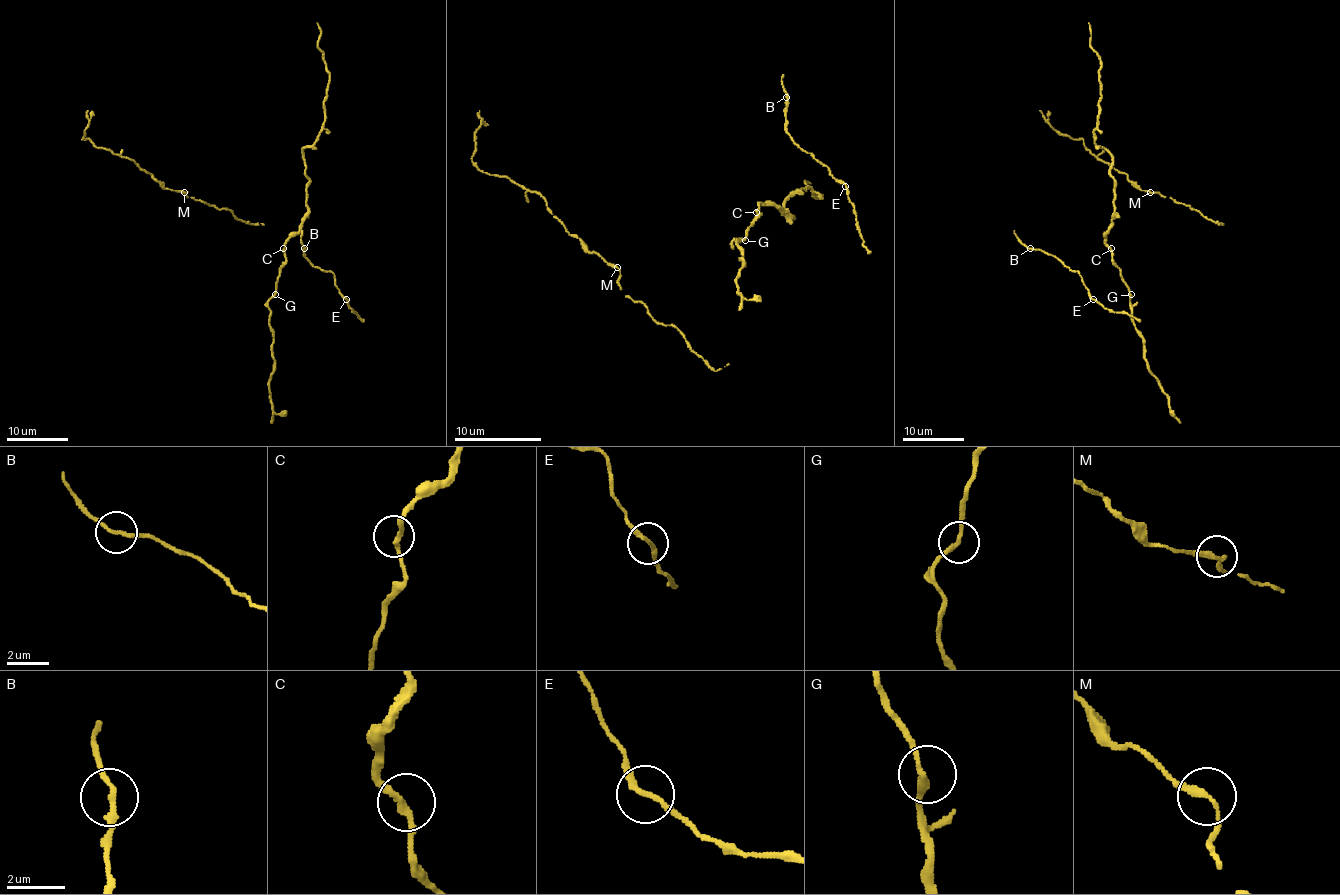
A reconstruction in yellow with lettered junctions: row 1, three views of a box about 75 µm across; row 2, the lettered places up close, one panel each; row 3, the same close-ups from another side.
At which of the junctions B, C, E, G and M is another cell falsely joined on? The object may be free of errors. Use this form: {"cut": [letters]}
{"cut": []}

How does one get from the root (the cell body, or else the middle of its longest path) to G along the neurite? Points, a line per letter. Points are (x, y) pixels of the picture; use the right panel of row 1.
G: (1111, 248), (1113, 264), (1120, 271), (1122, 281), (1131, 294)

